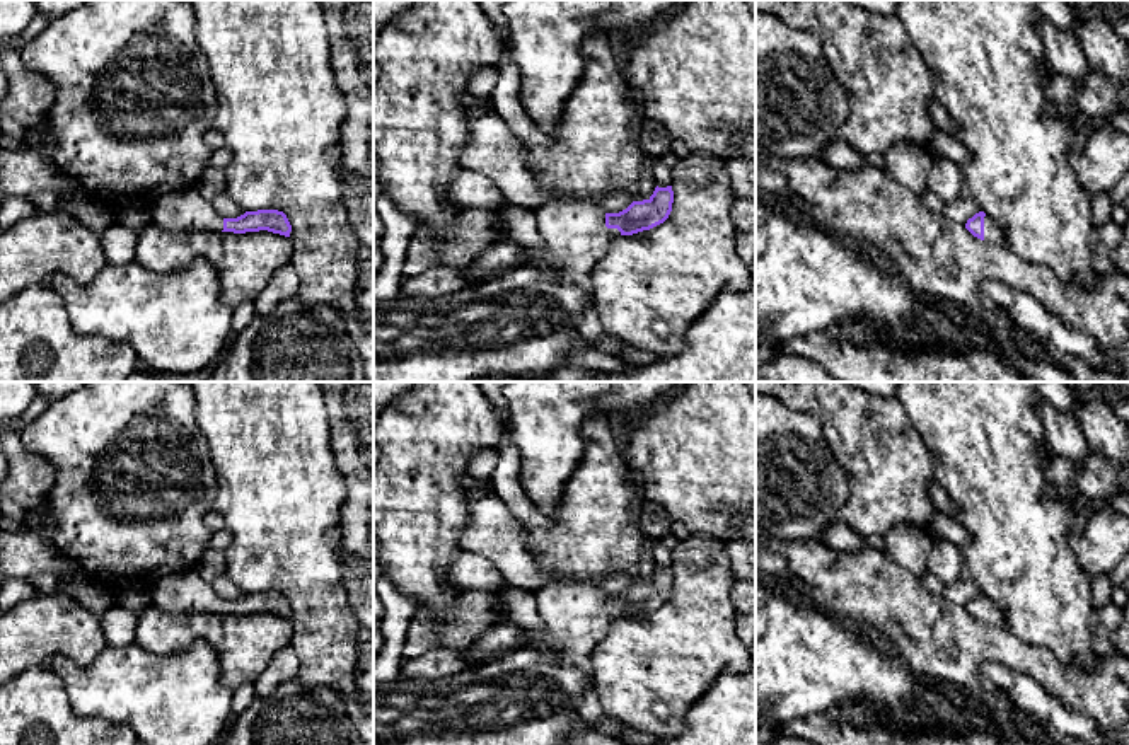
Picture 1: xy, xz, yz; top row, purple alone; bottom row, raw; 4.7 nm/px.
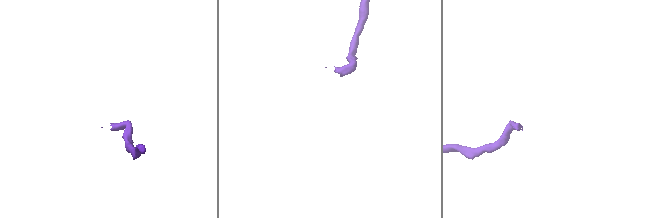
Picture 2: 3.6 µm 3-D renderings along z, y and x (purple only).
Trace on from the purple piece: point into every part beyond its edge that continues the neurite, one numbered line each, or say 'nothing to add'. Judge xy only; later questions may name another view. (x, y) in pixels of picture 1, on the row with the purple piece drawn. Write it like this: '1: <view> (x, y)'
1: xy (186, 210)

